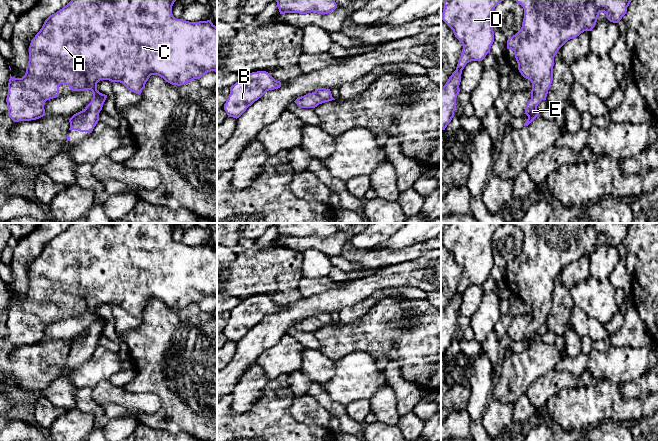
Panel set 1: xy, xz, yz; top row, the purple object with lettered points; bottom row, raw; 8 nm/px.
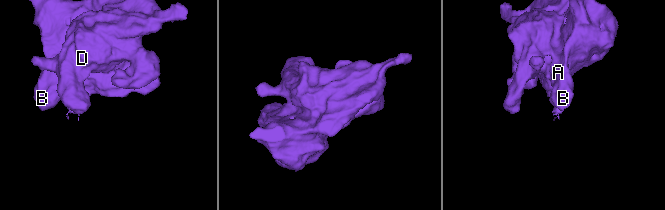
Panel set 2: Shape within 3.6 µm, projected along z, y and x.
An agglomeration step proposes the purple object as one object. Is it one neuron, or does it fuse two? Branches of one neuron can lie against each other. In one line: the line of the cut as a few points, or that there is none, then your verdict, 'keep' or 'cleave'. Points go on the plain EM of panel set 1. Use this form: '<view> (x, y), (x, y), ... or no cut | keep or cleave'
no cut | keep

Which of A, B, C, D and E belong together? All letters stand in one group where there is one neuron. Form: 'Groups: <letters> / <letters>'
Groups: A B C D E

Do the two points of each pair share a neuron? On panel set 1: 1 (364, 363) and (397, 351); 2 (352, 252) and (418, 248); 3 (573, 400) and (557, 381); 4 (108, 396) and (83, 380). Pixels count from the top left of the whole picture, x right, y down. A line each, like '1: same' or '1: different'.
1: different
2: same
3: different
4: different

